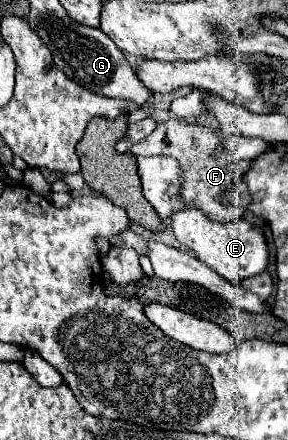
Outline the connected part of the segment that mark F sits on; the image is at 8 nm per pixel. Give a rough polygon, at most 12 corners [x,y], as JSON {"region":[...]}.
{"region":[[161,122],[131,152],[165,154],[183,200],[217,222],[249,208],[245,168],[203,122]]}

